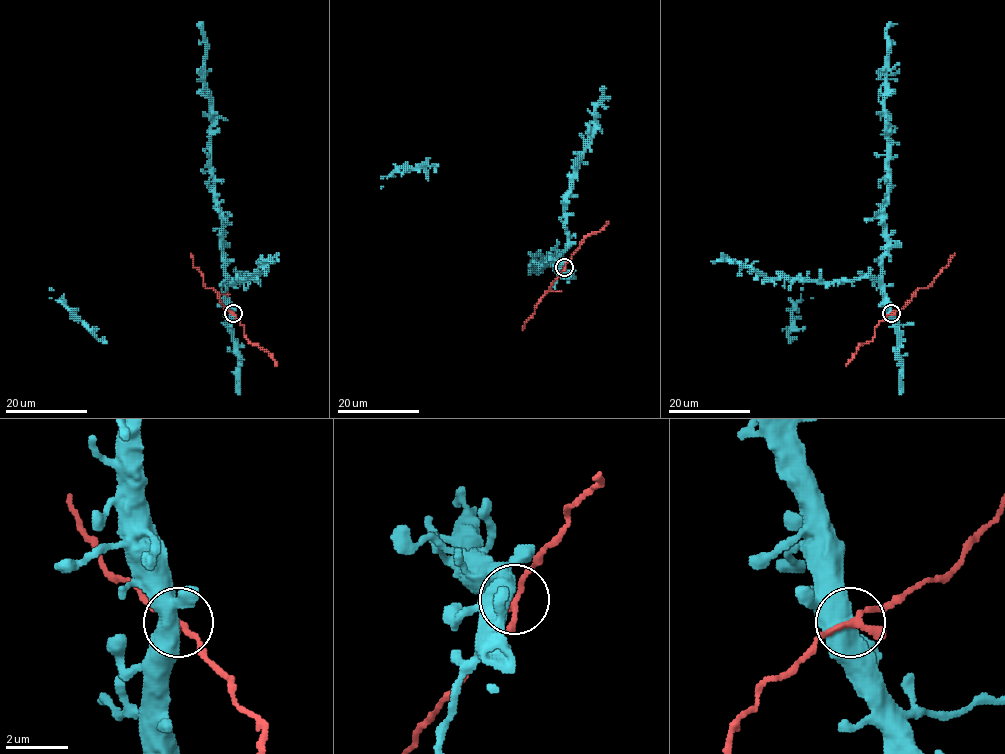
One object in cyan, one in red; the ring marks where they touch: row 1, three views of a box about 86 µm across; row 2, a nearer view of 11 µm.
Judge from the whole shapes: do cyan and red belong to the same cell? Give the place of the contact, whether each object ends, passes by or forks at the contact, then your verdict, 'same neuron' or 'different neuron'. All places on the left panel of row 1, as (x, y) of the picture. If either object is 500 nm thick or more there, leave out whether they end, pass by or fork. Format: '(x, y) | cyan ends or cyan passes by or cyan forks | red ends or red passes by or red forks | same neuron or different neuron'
(233, 313) | same neuron

